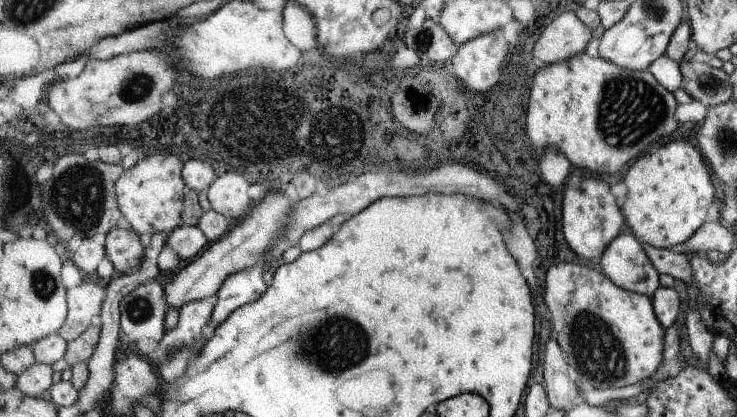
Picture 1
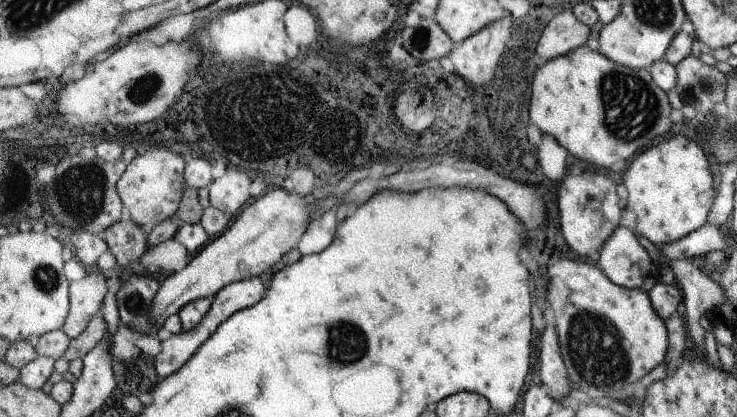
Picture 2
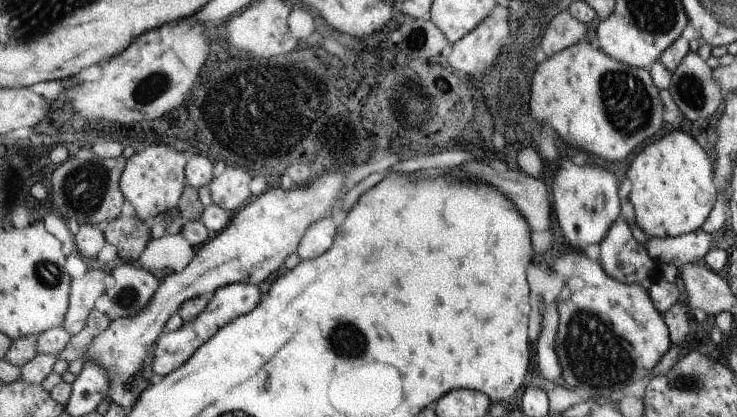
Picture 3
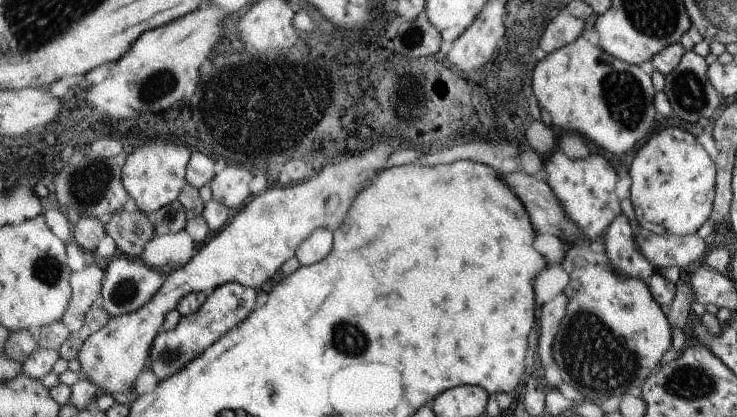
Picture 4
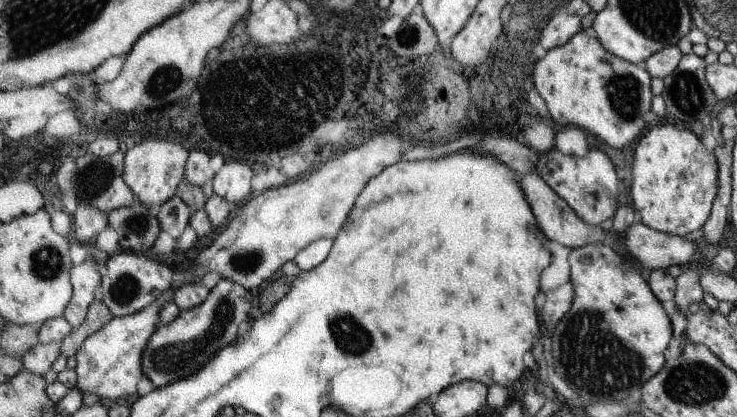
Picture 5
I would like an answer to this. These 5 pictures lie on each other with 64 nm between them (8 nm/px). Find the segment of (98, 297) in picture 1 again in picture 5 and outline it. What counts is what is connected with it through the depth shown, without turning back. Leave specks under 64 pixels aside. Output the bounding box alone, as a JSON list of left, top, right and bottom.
[65,257,104,329]

